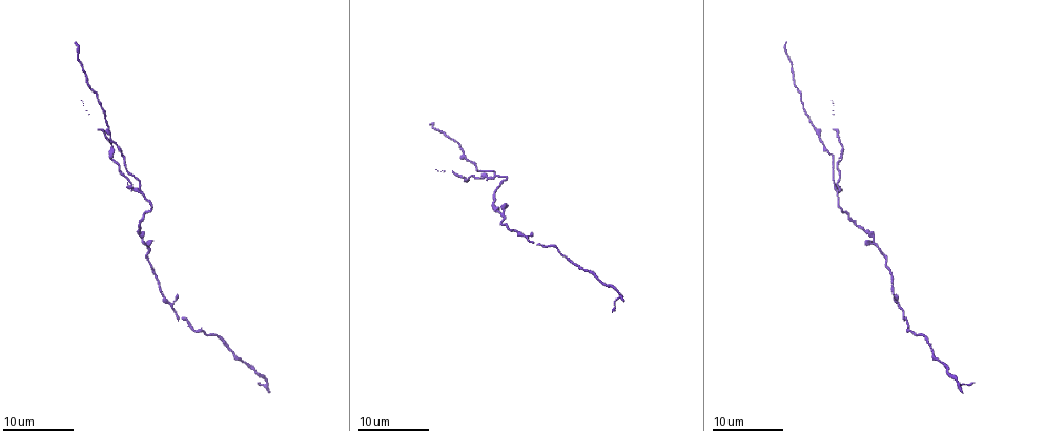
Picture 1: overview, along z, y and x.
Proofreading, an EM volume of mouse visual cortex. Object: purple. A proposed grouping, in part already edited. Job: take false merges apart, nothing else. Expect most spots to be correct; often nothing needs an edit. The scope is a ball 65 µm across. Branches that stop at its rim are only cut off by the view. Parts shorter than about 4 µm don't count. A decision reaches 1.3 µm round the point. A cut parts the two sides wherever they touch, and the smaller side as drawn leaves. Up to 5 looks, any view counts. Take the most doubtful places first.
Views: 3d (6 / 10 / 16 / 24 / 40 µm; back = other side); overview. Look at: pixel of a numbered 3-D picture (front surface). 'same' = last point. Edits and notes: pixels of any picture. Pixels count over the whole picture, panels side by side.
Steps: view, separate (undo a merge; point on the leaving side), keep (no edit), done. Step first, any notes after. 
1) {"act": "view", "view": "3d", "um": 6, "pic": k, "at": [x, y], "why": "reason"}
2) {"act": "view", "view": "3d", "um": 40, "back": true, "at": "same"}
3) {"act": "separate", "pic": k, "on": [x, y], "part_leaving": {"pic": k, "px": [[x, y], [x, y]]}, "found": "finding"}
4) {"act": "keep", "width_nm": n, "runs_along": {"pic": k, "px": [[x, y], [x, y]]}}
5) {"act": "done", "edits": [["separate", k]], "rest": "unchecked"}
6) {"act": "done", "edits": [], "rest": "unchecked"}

{"act": "view", "view": "3d", "um": 24, "pic": 1, "at": [493, 174], "why": "side arm on a straight run"}

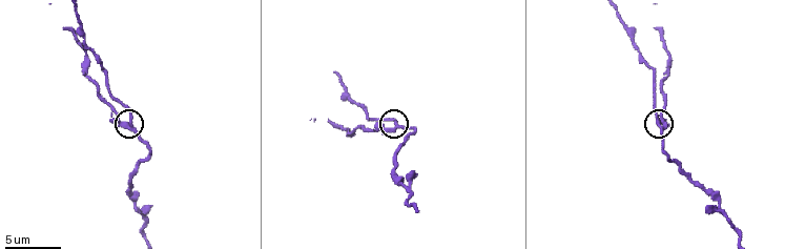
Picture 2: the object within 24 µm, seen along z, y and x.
{"act": "view", "view": "3d", "um": 6, "pic": 2, "at": [660, 124]}

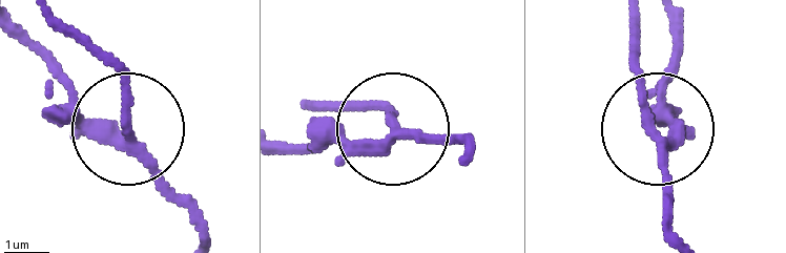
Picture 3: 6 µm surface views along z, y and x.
{"act": "view", "view": "3d", "um": 6, "back": true, "pic": 3, "at": [389, 137]}

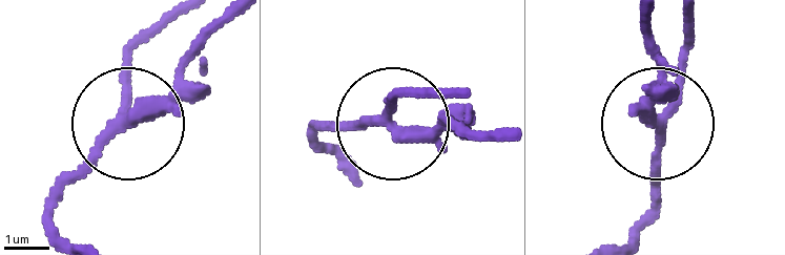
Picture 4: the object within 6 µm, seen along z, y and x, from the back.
{"act": "keep", "found": "one neuron here"}

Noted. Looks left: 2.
{"act": "view", "view": "3d", "um": 16, "pic": 2, "at": [721, 198]}

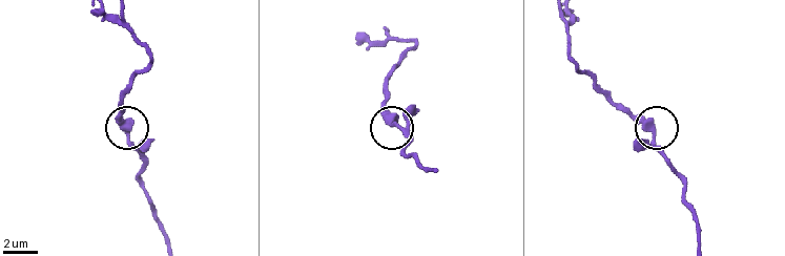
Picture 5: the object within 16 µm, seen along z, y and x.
{"act": "keep", "found": "one neuron here"}

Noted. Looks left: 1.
{"act": "done", "edits": [], "rest": "unchecked"}

